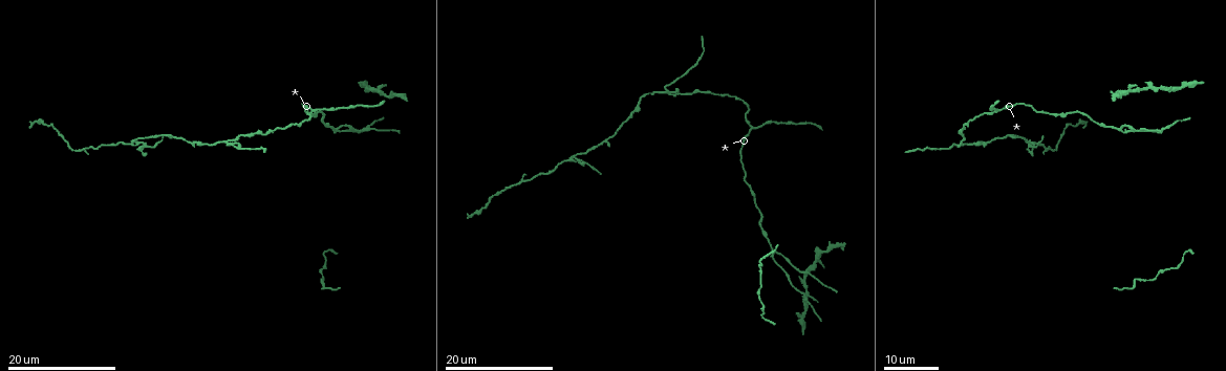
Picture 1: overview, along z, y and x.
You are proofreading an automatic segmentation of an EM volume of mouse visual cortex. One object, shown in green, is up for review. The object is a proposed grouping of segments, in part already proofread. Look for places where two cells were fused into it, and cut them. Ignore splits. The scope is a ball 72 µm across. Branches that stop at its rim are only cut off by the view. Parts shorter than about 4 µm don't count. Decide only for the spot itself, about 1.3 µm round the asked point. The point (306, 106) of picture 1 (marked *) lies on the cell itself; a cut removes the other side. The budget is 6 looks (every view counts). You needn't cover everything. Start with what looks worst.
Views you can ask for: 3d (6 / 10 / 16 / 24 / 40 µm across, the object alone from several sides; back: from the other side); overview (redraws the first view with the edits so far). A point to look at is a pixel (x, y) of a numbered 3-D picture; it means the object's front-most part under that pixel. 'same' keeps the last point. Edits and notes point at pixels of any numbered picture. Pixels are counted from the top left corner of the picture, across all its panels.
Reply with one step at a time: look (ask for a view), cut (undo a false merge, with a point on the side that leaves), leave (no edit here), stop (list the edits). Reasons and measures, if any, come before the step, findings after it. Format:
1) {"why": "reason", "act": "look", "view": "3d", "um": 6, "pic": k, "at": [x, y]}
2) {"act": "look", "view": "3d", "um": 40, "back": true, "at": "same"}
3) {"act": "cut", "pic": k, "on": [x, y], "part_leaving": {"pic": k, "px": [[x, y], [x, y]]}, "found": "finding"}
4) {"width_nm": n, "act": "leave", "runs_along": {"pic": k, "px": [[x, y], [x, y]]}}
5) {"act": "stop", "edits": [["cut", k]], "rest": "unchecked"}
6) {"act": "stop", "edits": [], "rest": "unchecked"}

{"why": "side arm on a straight run", "act": "look", "view": "3d", "um": 16, "pic": 1, "at": [665, 92]}

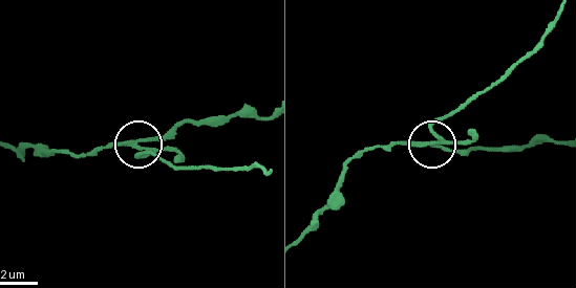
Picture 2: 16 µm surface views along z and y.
{"why": "zoom in", "act": "look", "view": "3d", "um": 6, "pic": 2, "at": [140, 148]}

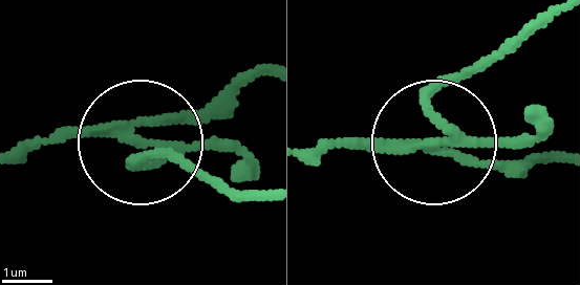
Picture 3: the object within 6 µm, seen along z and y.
{"act": "look", "view": "3d", "um": 6, "back": true, "pic": 3, "at": [138, 143]}

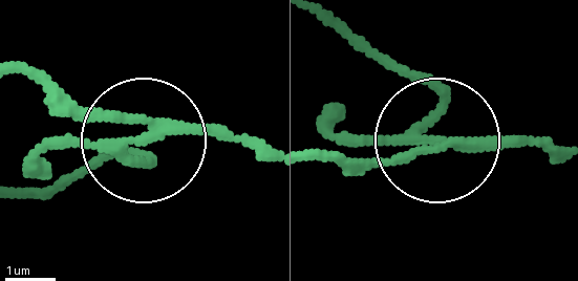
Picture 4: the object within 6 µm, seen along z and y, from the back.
{"width_nm": 210, "act": "cut", "pic": 4, "on": [150, 165], "part_leaving": {"pic": 4, "px": [[462, 147], [428, 88], [315, 17]]}, "found": "two cells meet here"}

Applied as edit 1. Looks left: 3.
{"why": "three arms meet", "act": "look", "view": "3d", "um": 24, "pic": 1, "at": [1122, 131]}

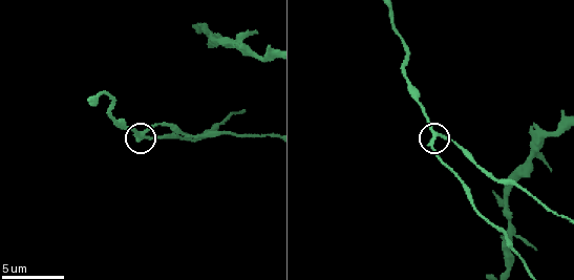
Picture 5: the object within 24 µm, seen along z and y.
{"act": "look", "view": "3d", "um": 6, "pic": 5, "at": [438, 135]}

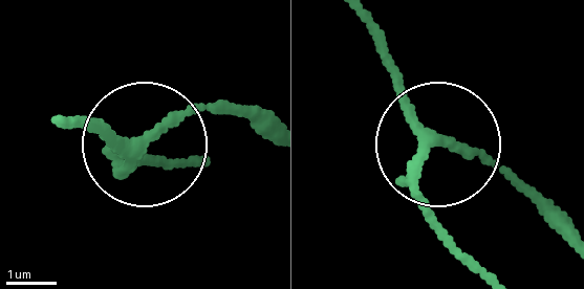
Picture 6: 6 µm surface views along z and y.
{"arms": 3, "act": "leave", "runs_along": {"pic": 6, "px": [[65, 123], [149, 139], [232, 110]]}, "found": "continuous, no second cell"}

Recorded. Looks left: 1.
{"act": "stop", "edits": [["cut", 4]], "rest": "unchecked"}

